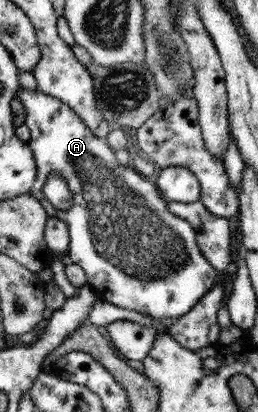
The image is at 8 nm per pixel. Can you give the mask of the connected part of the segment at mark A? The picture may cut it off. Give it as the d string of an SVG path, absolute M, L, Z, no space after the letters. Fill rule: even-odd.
M26 88L24 90L19 90L16 97L19 98L19 101L21 101L26 111L26 120L24 121L24 124L29 127L31 135L30 140L27 143L30 144L30 147L34 152L37 163L36 166L38 167L37 179L35 179L34 186L29 192L43 203L43 207L46 208L49 217L58 217L67 222L70 233L68 261L79 264L79 267L84 269L88 279L88 284L95 290L98 299L116 305L117 307L121 307L126 310L133 310L166 322L179 319L182 315L191 311L194 306L197 306L203 295L205 295L216 283L215 277L217 277L218 270L216 270L213 265L207 261L207 258L199 249L197 232L194 230L191 223L189 223L186 219L176 216L170 211L170 209L167 209L167 203L161 199L161 195L159 195L157 187L153 185L153 181L149 183L143 175L139 175L139 173L137 173L137 170L133 171L133 169L129 169L129 165L127 167L119 165L119 163L117 163L117 159L115 159L115 153L113 153L113 148L110 144L108 144L103 138L97 138L91 130L87 128L87 125L85 125L81 118L79 118L79 115L73 112L73 110L71 110L66 103L63 103L62 100L57 99L55 96L47 95L45 92L40 92L39 90L31 91ZM52 171L54 171L54 173L58 173L63 180L67 180L67 186L69 186L69 191L72 193L72 204L68 210L63 211L58 207L55 207L44 194L43 186L47 183L47 178L49 178Z

